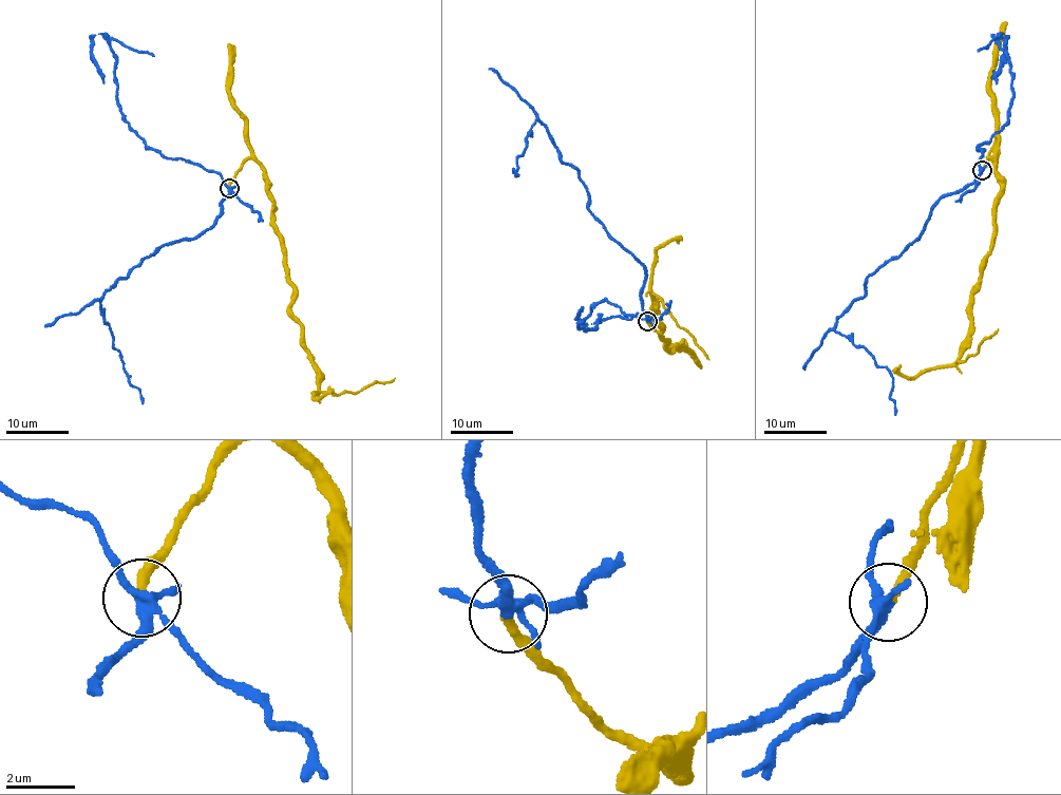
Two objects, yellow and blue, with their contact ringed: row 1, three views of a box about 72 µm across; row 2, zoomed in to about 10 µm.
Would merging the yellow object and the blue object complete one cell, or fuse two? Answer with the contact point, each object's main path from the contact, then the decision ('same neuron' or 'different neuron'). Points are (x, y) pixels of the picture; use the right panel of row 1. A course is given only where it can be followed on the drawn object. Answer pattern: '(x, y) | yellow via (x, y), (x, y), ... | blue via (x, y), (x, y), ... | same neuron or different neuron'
(982, 170) | yellow via (982, 169), (996, 134), (1000, 199), (993, 244), (958, 362), (977, 355), (998, 329) | blue via (982, 169), (938, 200), (920, 235), (867, 278), (864, 297), (852, 300), (834, 329), (886, 367), (895, 414) | different neuron

